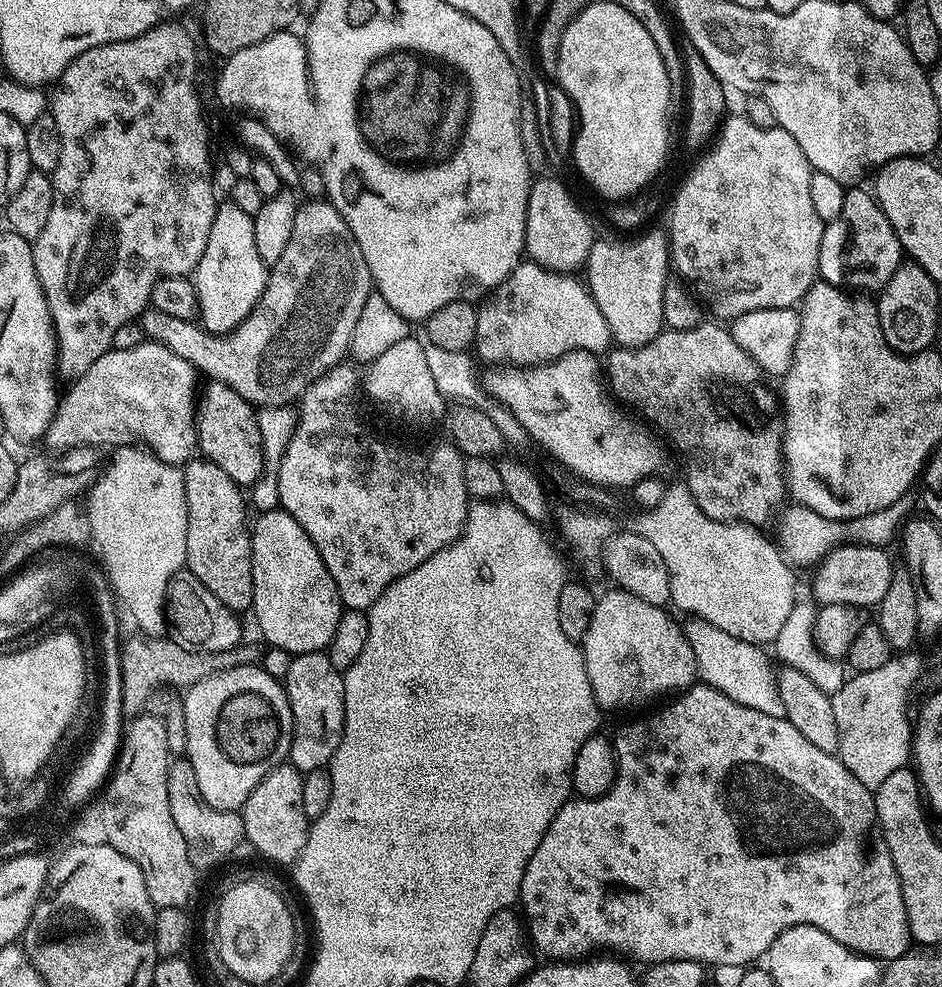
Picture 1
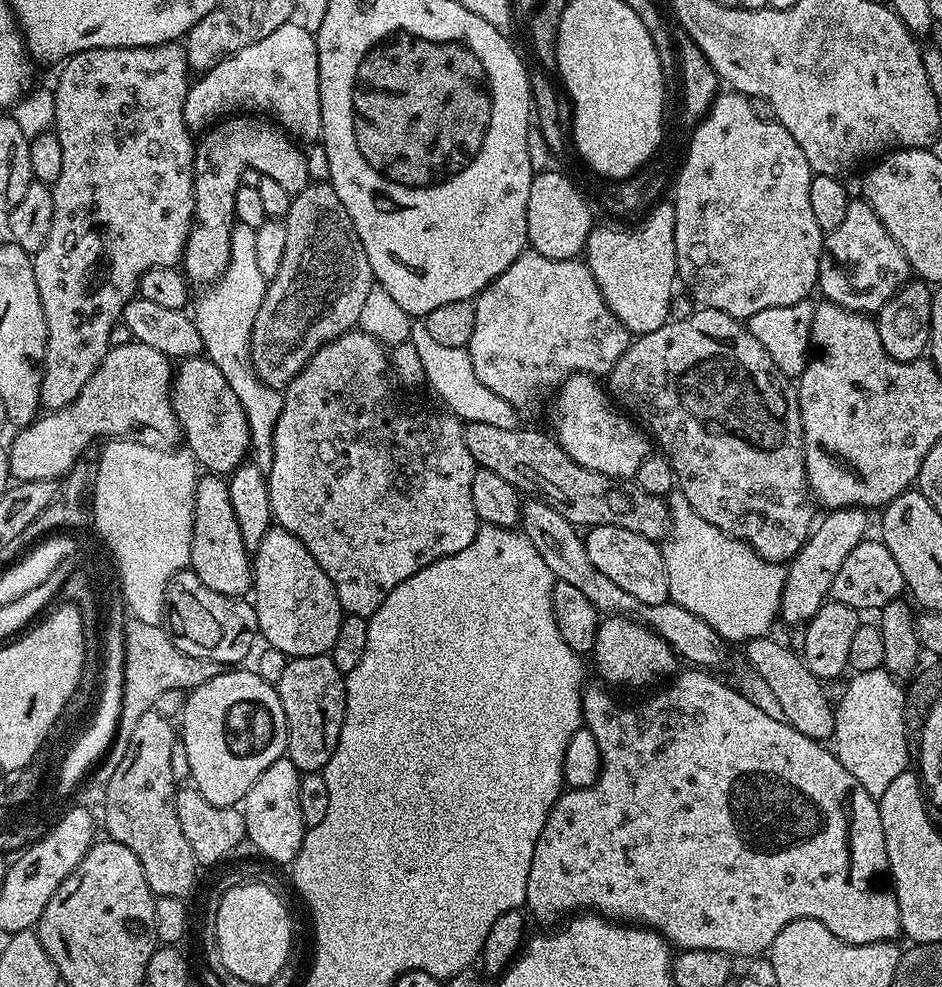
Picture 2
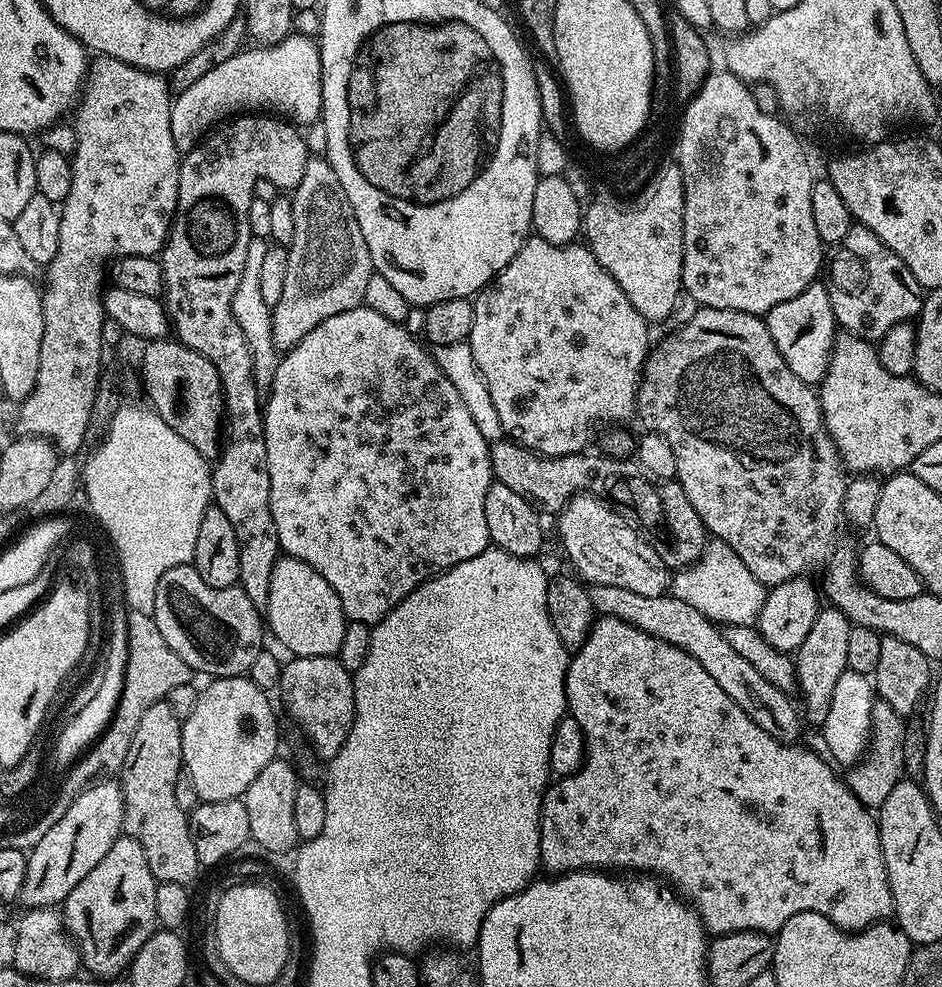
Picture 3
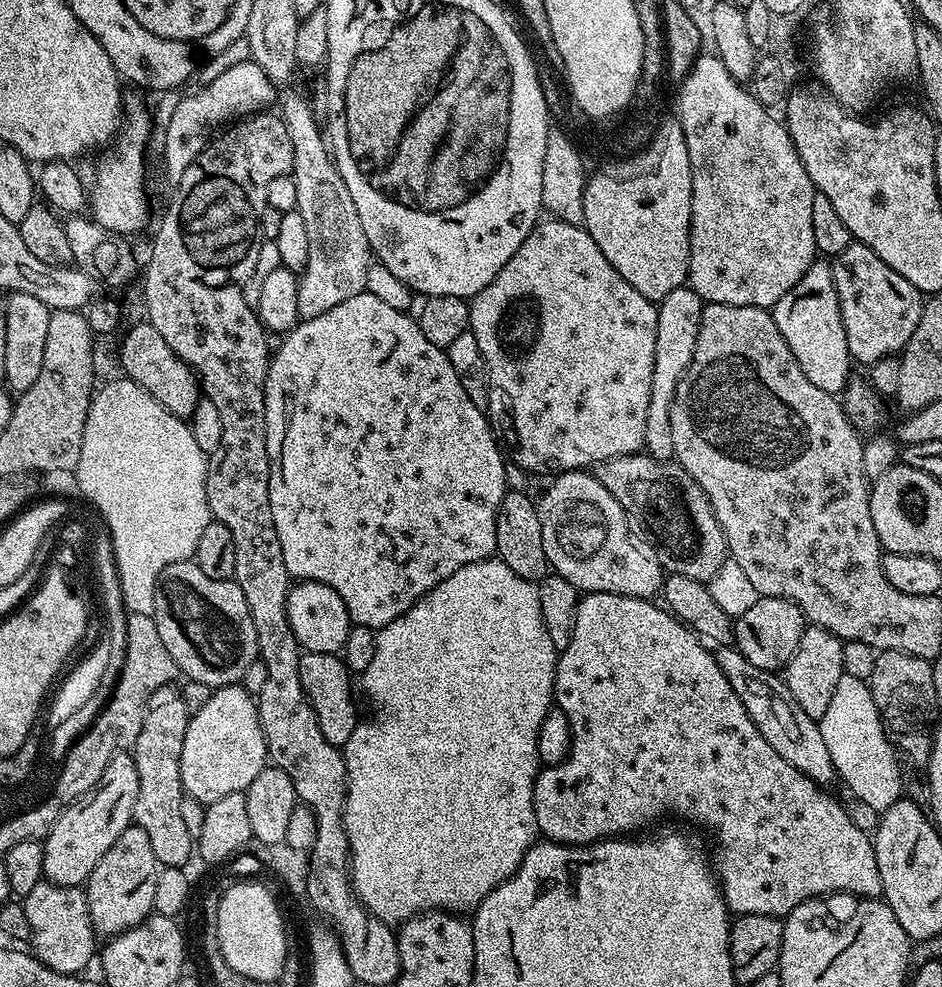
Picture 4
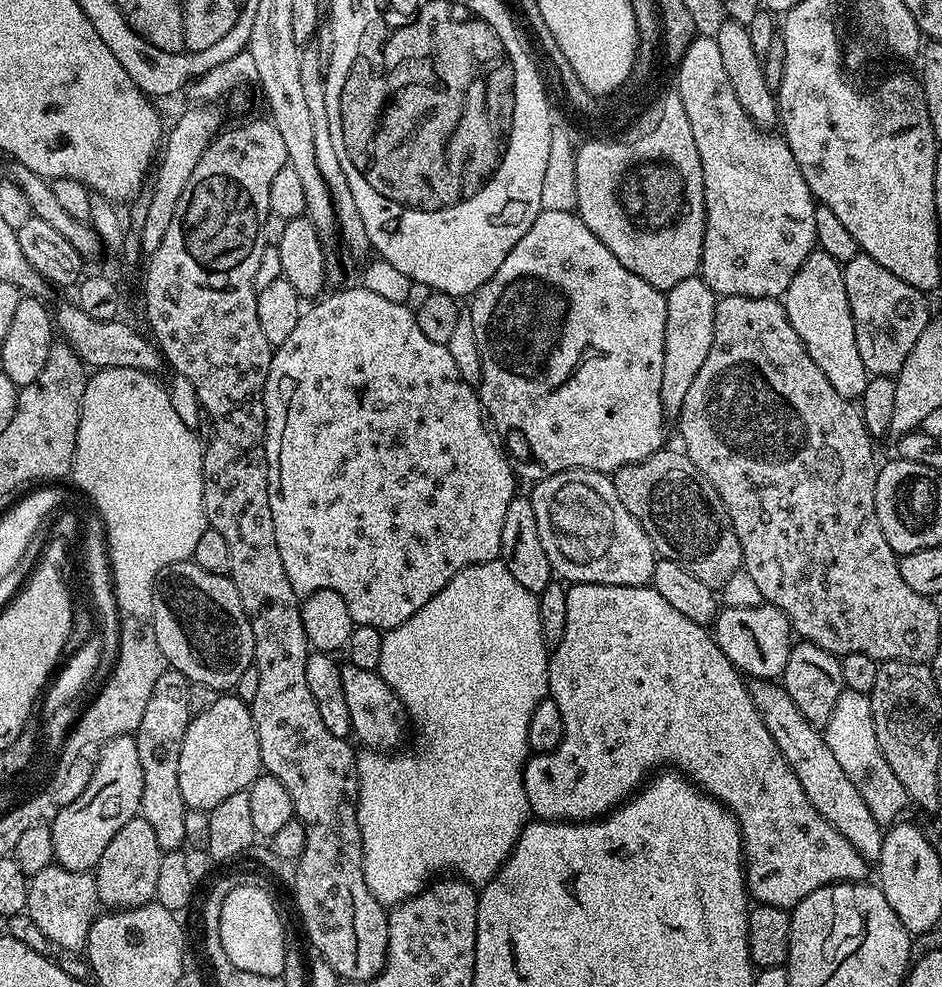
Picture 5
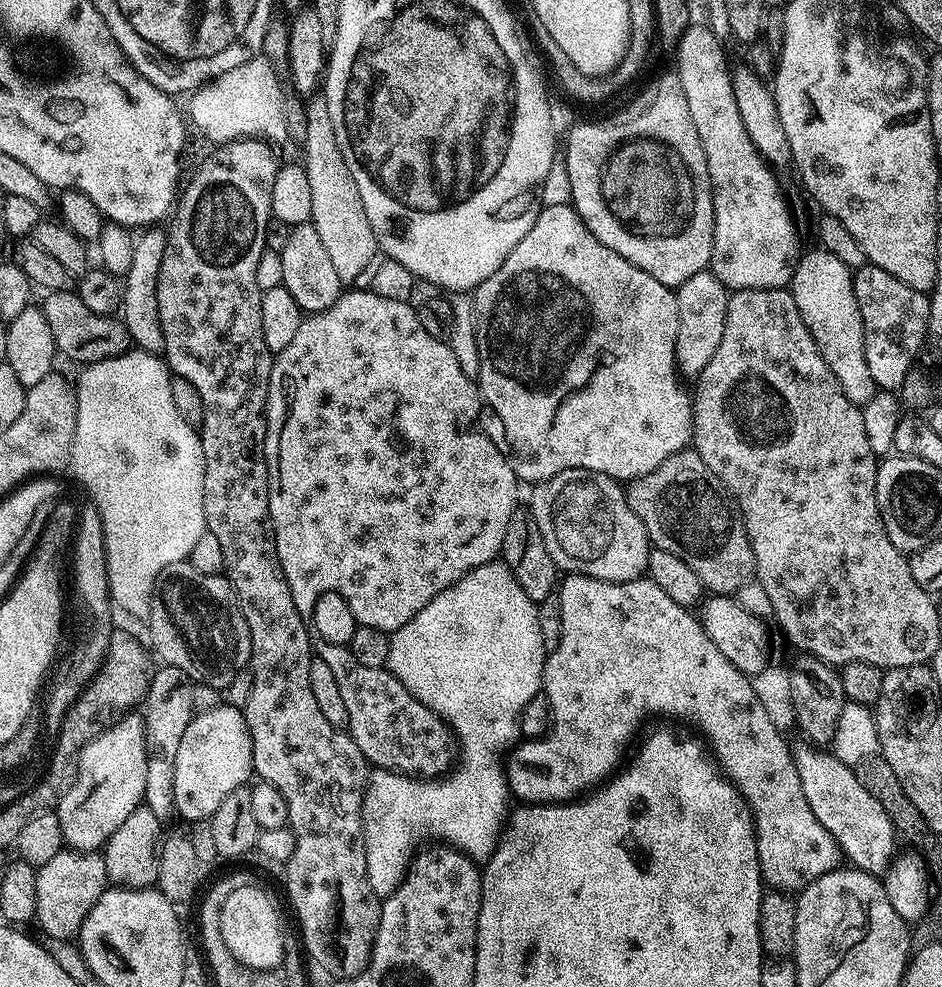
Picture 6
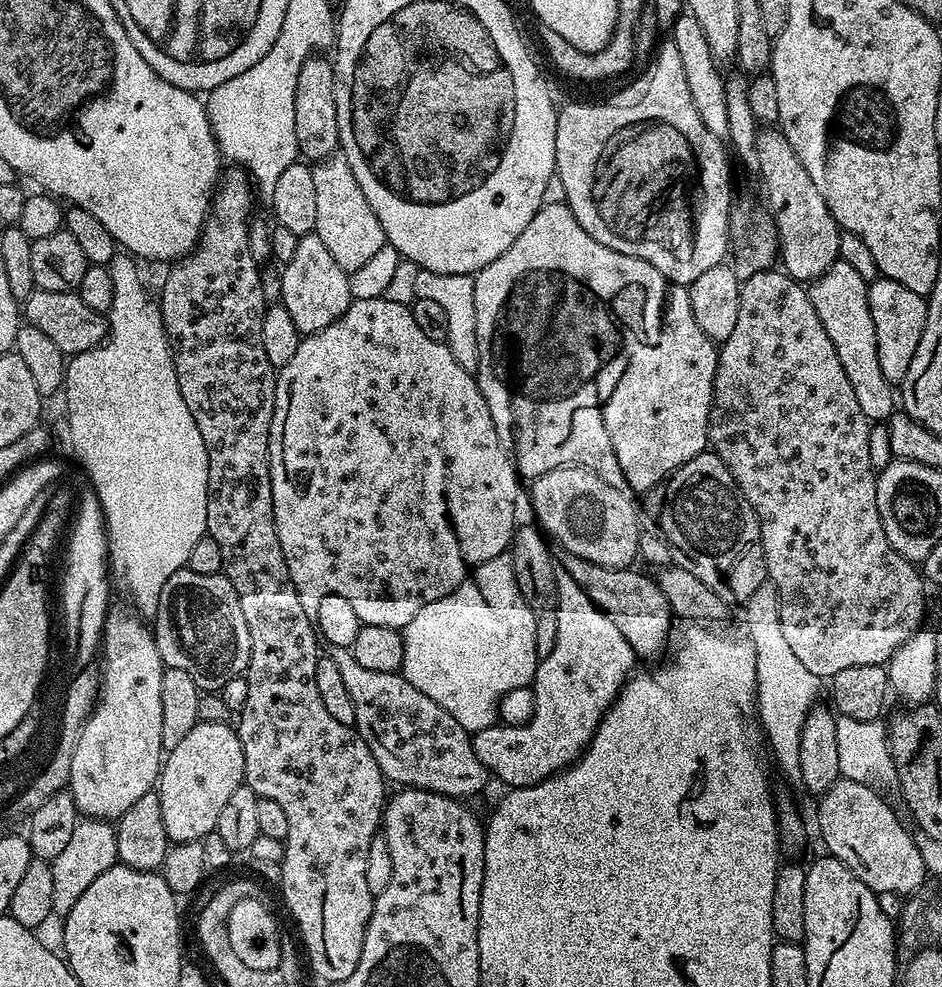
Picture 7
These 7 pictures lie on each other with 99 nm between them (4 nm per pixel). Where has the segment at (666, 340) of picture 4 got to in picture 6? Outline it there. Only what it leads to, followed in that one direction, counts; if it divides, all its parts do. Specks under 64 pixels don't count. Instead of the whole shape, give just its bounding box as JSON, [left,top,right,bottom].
[675,270,730,377]

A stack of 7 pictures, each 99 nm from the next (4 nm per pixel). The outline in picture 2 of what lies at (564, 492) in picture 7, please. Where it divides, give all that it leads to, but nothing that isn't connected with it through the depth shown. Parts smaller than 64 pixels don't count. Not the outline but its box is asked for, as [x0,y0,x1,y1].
[584,524,670,604]

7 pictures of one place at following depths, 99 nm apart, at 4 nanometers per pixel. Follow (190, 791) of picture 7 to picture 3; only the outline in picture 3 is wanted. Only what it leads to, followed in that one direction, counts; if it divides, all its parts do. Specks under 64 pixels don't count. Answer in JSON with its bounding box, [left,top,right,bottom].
[182,675,280,802]

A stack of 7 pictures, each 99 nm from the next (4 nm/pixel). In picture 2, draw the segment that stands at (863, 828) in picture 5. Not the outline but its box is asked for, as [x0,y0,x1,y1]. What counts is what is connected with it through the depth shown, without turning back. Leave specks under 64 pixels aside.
[522,499,725,670]

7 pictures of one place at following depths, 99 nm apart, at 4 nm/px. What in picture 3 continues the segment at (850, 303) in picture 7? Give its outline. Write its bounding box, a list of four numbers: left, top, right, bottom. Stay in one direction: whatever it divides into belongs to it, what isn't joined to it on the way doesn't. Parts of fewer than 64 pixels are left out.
[766,282,838,385]

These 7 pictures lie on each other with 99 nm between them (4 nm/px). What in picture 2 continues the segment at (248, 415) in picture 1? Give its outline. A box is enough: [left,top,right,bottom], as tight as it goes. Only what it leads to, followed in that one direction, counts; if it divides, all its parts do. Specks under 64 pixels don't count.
[171,357,250,475]

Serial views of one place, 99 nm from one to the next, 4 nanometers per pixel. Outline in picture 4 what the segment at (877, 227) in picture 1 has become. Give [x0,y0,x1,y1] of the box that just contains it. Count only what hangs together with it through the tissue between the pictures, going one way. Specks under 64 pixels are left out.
[832,242,925,366]

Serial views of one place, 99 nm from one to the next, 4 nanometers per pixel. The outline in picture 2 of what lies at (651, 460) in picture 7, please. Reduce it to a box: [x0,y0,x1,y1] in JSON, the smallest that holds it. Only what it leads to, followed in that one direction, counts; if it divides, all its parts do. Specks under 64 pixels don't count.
[467,250,630,406]

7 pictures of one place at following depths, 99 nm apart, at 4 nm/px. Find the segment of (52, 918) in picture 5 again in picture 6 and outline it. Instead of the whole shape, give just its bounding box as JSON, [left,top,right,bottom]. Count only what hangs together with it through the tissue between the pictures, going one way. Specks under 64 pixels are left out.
[35,850,109,940]

